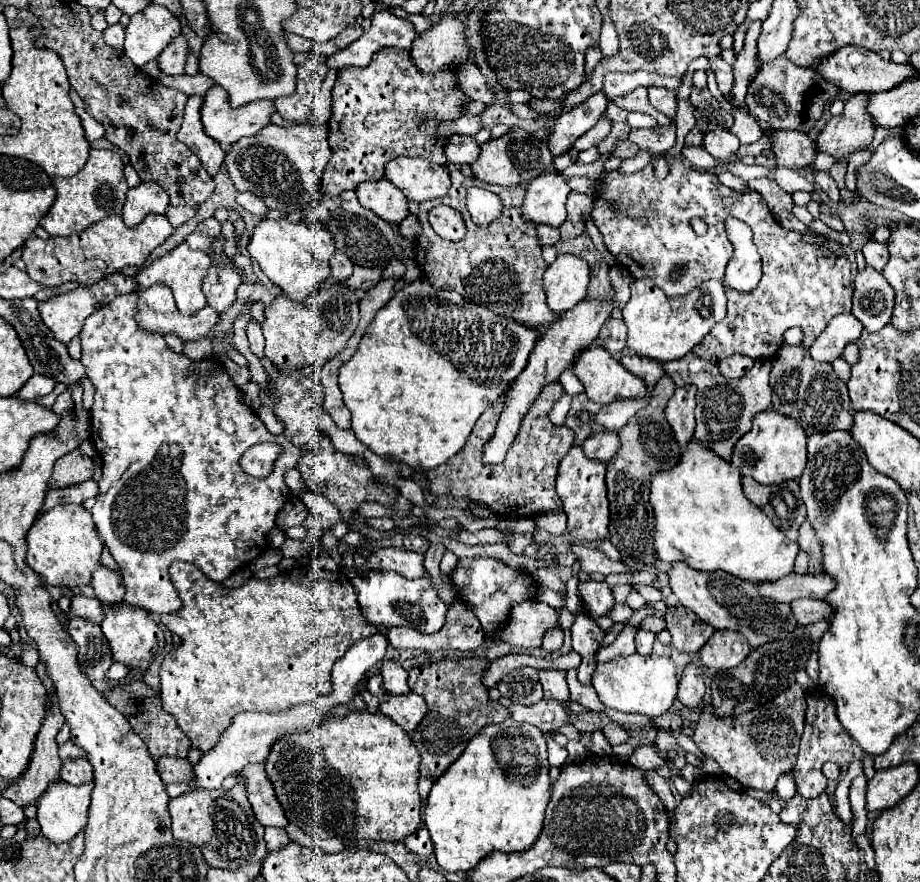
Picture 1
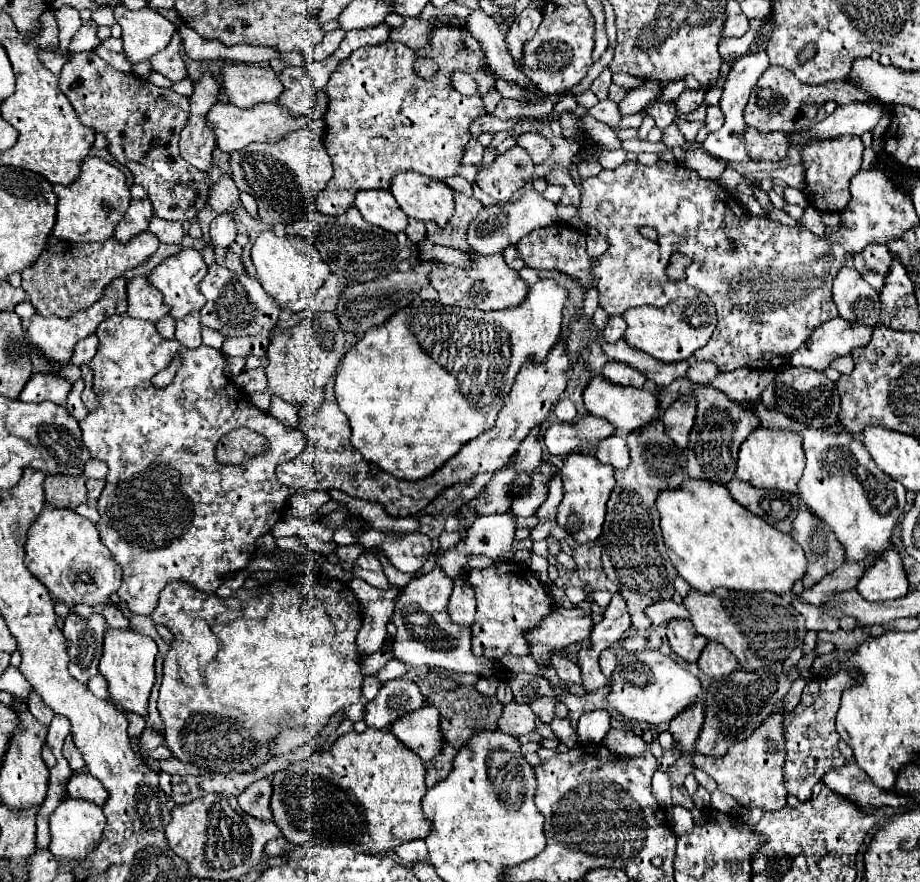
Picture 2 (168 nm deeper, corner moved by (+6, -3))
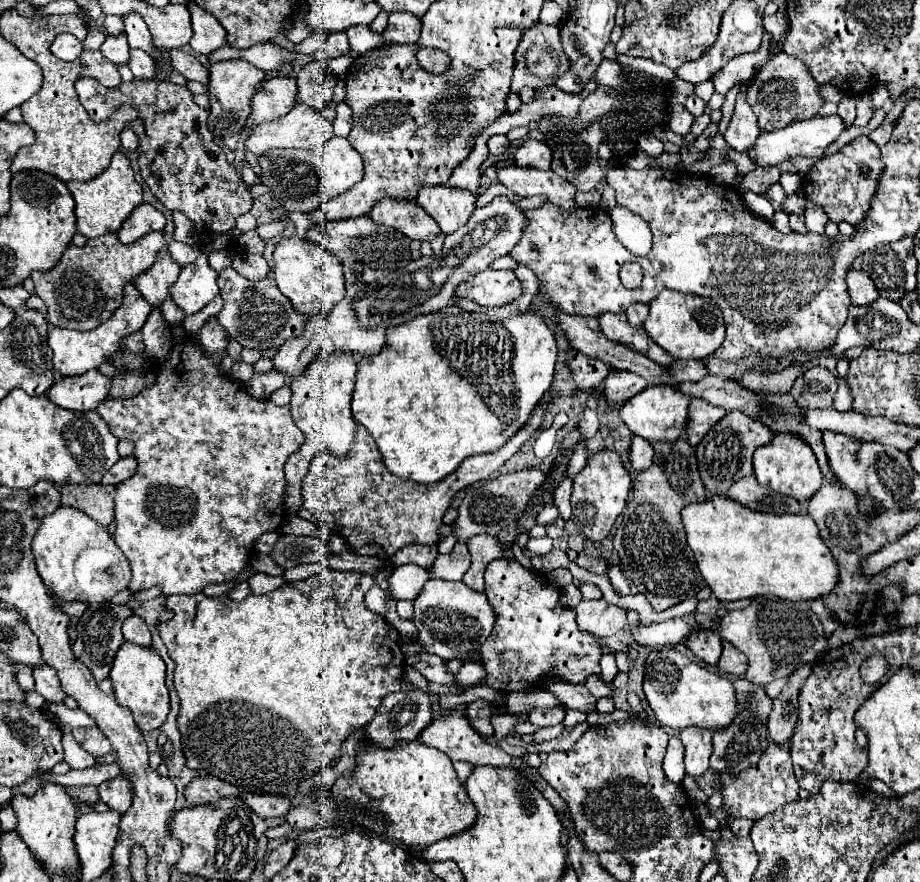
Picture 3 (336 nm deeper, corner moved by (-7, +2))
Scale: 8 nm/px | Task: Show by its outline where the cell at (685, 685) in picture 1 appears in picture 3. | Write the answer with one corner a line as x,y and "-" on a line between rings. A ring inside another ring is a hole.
686,728
678,736
686,748
684,764
686,774
700,776
708,770
708,758
712,754
712,734
704,728

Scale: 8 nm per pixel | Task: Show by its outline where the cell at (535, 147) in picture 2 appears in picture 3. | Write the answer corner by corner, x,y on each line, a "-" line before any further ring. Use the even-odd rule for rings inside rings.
528,138
516,152
512,162
516,166
524,166
524,168
538,168
538,170
550,170
550,162
552,162
552,150
534,138

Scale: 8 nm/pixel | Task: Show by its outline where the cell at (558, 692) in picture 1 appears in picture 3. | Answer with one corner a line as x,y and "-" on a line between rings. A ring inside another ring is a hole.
534,708
528,712
530,724
536,728
546,728
546,726
556,726
564,718
564,708

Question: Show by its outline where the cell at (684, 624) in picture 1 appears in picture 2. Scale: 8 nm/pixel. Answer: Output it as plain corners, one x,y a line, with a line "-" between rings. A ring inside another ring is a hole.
671,619
667,623
667,639
671,649
685,661
695,663
703,651
707,639
699,635
689,619

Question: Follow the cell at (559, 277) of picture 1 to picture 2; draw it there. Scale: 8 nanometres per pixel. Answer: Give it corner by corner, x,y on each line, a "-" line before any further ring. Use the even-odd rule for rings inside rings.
539,279
527,299
513,309
505,311
479,311
479,309
461,309
461,307
443,307
437,301
425,301
425,299
415,299
407,307
399,309
395,315
391,315
391,321
387,321
383,327
373,327
373,331
367,331
363,339
343,357
343,365
337,371
335,377
335,397
341,407
341,411
347,415
349,425
351,425
351,445
365,457
365,461
379,465
383,471
395,475
397,479
407,479
407,481
417,481
427,475
431,475
435,469
439,469
447,459
451,459
455,453
459,453
461,445
477,437
479,433
487,431
493,427
495,417
499,409
503,407
503,395
511,391
513,379
519,373
521,365
525,363
527,357
535,357
537,361
543,361
555,341
559,339
561,333
561,323
563,323
563,309
567,303
567,289
563,289
555,279

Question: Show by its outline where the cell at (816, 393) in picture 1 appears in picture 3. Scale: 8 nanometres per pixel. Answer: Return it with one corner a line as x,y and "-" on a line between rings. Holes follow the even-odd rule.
814,366
794,382
790,394
802,408
830,408
836,388
836,378
826,368

